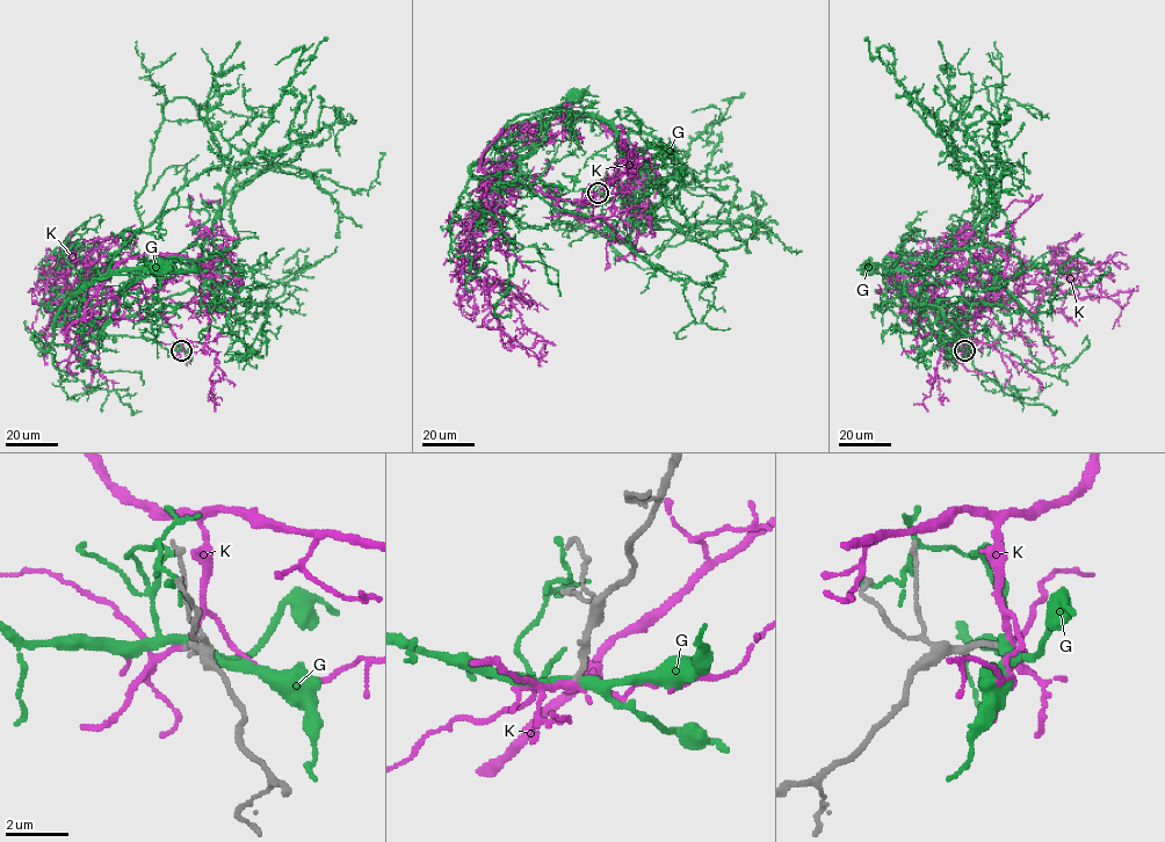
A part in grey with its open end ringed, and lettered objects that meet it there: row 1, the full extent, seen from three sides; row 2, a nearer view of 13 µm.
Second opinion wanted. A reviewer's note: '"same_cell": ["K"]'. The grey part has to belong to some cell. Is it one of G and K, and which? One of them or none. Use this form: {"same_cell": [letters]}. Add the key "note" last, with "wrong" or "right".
{"same_cell": ["K"], "note": "right"}

